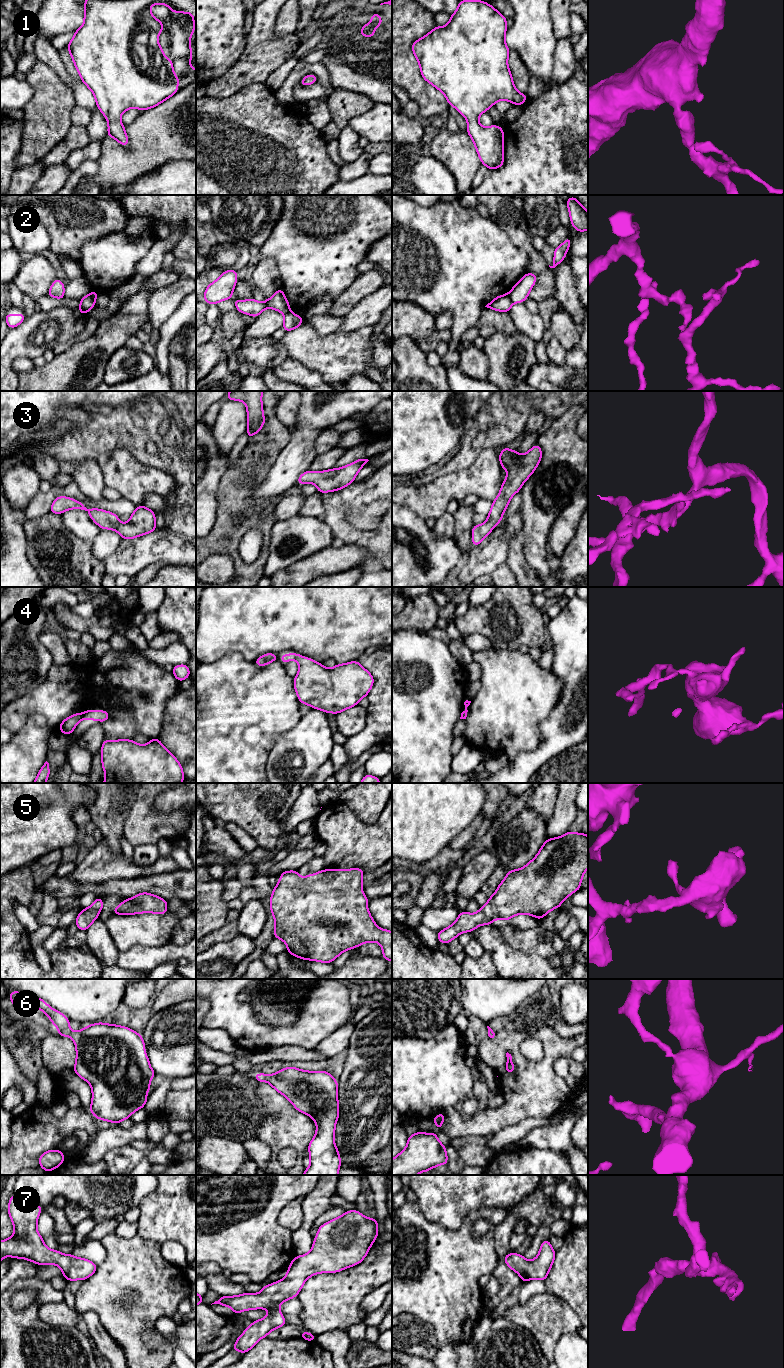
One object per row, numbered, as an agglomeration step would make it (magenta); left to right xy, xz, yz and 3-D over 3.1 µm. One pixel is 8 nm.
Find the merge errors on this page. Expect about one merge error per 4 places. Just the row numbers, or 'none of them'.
2, 4

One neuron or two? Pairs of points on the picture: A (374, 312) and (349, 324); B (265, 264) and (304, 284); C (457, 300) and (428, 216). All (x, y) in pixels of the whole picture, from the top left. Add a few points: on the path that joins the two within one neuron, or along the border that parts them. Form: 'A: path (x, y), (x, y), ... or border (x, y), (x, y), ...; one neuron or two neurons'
A: path (368, 312), (355, 318); one neuron
B: border (261, 258), (272, 258), (278, 270); two neurons
C: path (457, 279), (457, 266), (431, 237); one neuron

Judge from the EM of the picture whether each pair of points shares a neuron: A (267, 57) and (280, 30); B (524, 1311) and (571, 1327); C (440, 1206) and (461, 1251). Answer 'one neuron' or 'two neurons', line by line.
A: two neurons
B: one neuron
C: two neurons

